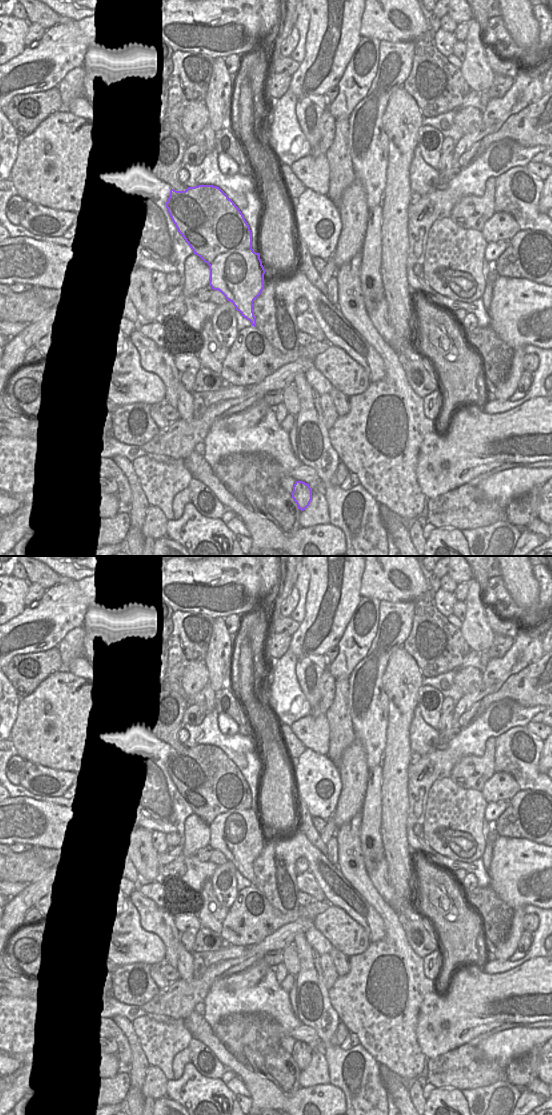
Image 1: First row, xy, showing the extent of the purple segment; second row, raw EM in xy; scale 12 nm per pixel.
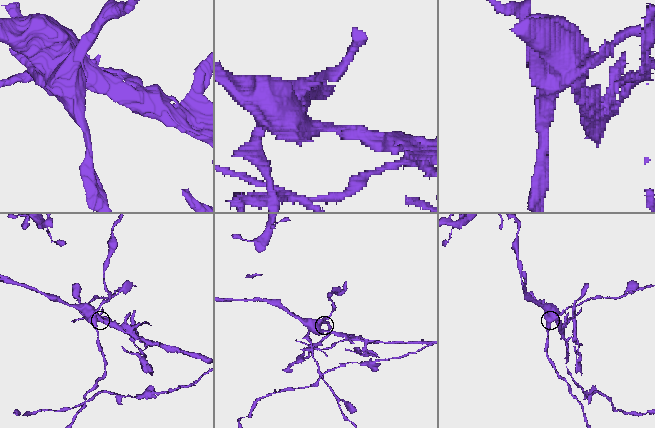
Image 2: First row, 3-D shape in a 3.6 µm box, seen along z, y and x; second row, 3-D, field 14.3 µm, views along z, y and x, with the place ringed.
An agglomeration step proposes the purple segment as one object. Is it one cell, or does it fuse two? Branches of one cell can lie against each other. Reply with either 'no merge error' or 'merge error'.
merge error

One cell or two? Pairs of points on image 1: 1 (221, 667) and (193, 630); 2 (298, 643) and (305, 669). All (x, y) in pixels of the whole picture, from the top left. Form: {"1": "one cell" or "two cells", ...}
{"1": "two cells", "2": "two cells"}

